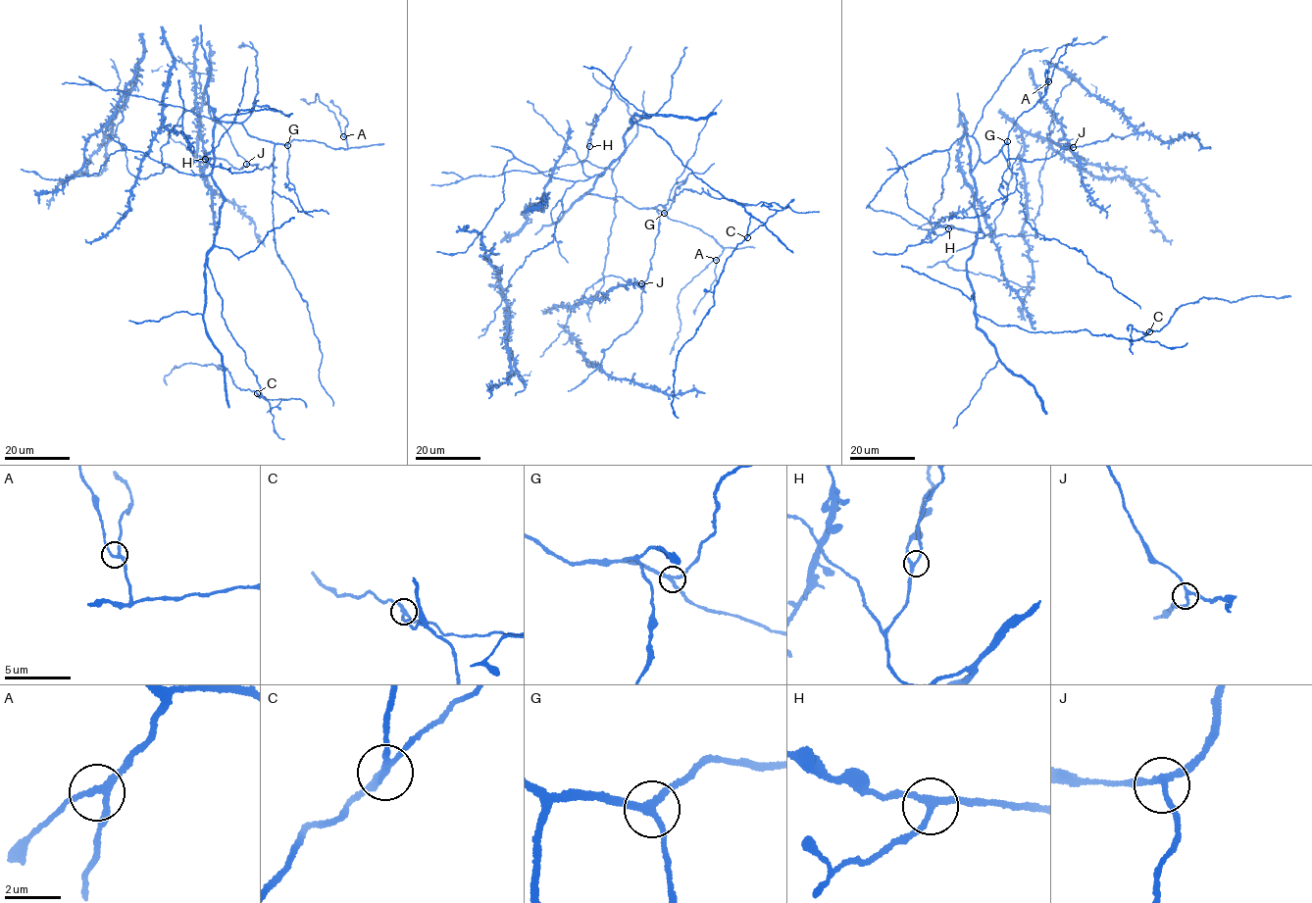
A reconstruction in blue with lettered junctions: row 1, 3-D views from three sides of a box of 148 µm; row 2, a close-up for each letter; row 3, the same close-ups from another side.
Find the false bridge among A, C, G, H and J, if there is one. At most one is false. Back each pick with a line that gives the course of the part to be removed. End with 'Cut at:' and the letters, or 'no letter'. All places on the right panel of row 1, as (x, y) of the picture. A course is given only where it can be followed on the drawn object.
C: foreign part runs (1149, 331), (1144, 334), (1133, 328), (1130, 349), (1133, 354)
Cut at: C

